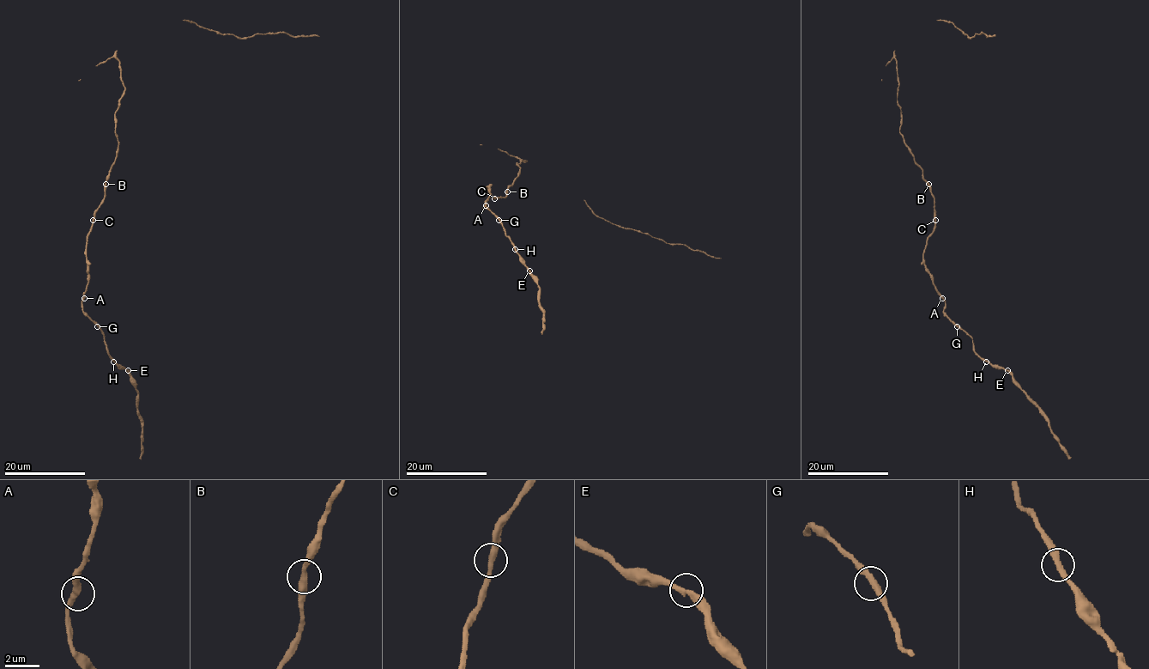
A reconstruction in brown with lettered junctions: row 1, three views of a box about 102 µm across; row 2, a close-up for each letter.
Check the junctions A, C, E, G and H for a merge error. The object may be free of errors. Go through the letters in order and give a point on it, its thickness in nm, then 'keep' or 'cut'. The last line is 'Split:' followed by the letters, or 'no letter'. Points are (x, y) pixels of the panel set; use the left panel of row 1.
A: place (84, 298); calibre 360 nm; keep
C: place (93, 220); calibre 360 nm; keep
E: place (128, 370); calibre 360 nm; keep
G: place (97, 326); calibre 360 nm; keep
H: place (113, 361); calibre 360 nm; keep
Split: no letter

